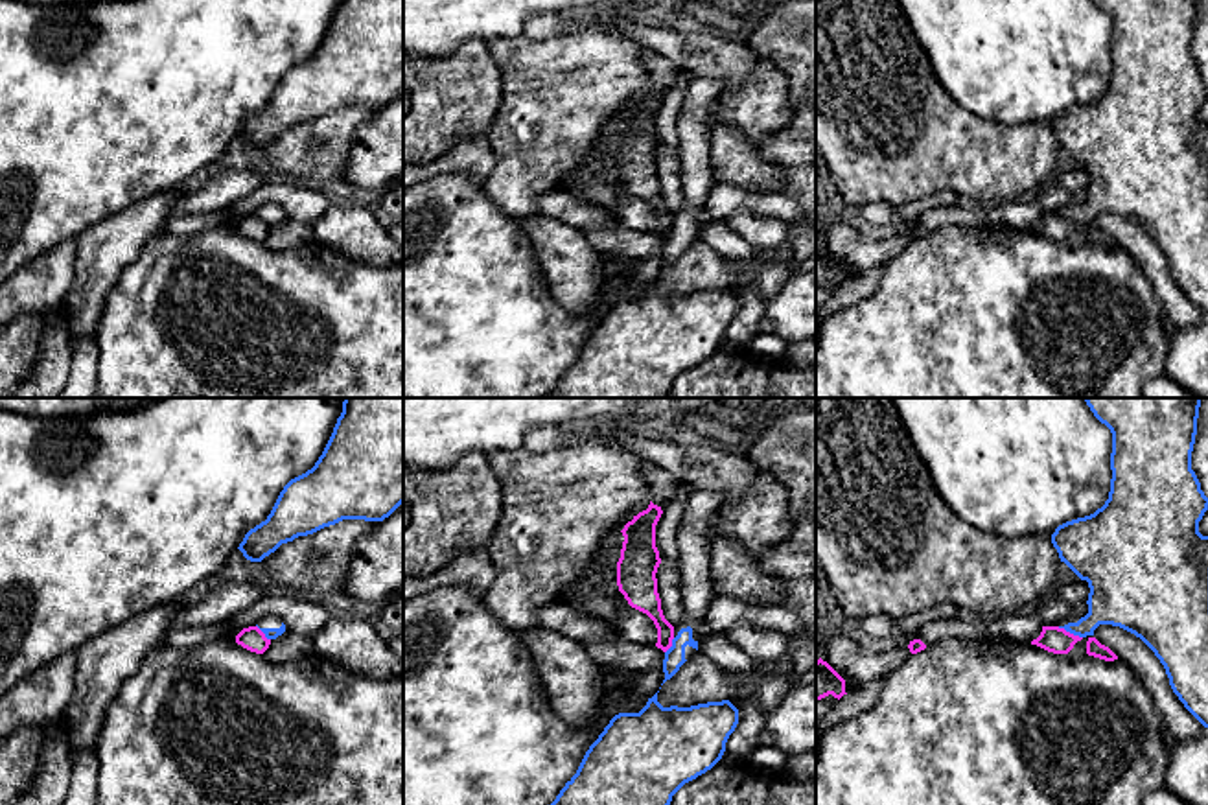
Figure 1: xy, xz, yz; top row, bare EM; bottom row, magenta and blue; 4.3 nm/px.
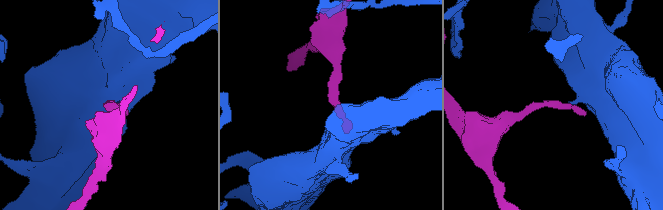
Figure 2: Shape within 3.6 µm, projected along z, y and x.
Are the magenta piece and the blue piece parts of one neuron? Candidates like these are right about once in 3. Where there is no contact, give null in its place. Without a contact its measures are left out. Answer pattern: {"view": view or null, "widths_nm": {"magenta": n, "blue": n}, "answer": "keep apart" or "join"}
{"view": "yz", "widths_nm": {"magenta": 120, "blue": 220}, "answer": "keep apart"}

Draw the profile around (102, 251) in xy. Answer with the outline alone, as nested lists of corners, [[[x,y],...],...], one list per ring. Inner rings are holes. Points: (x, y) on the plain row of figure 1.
[[[158,192],[90,225],[76,238],[76,278],[59,311],[70,343],[96,335],[109,291],[144,245],[166,230],[180,192]]]

